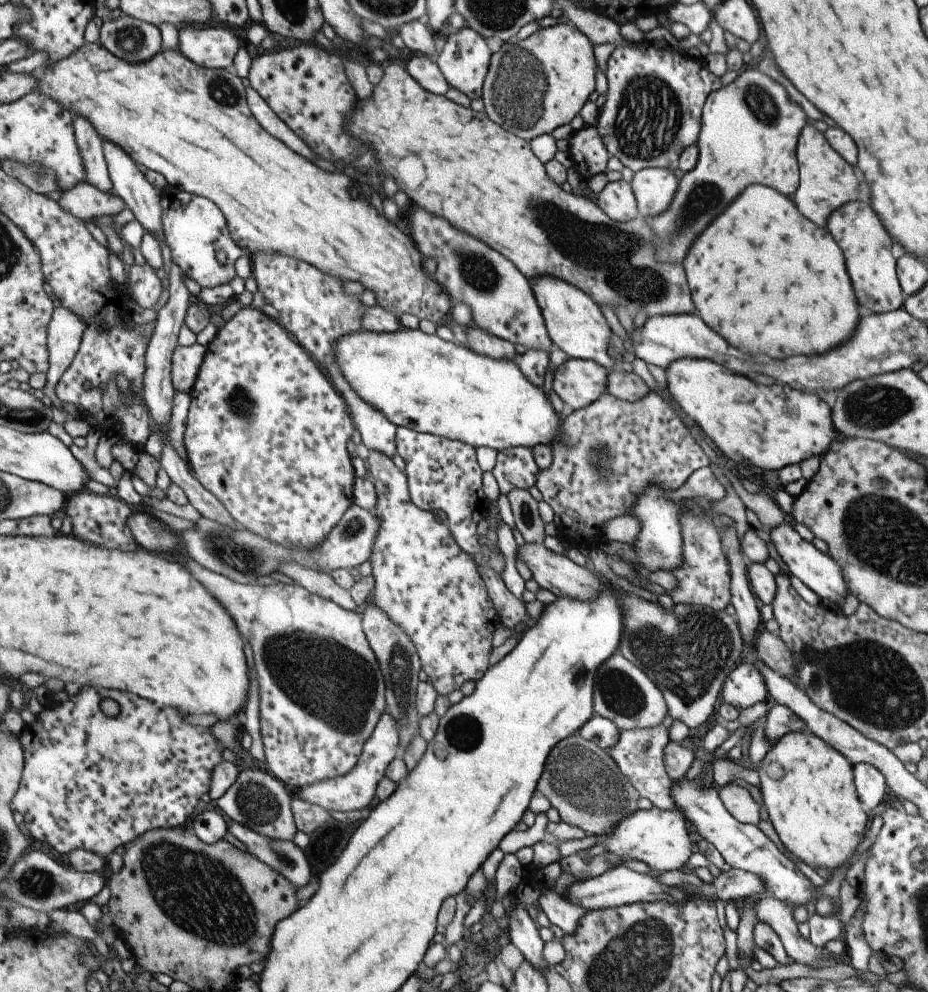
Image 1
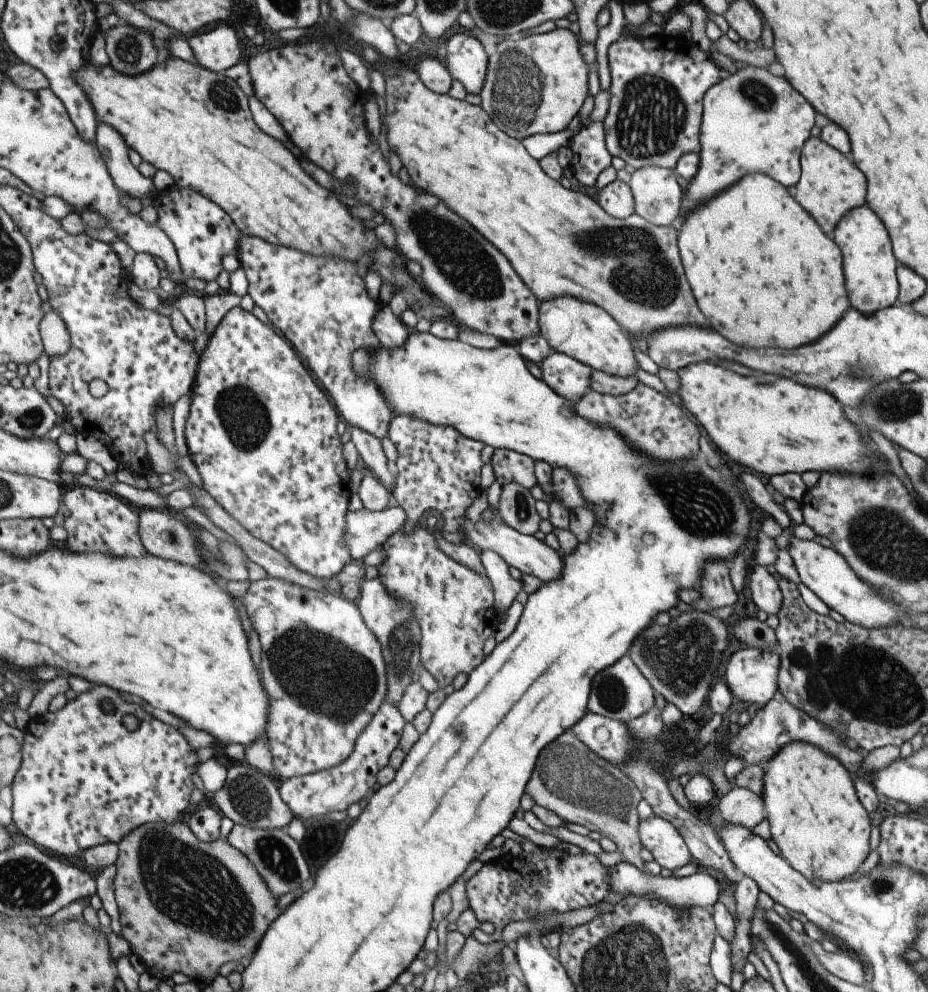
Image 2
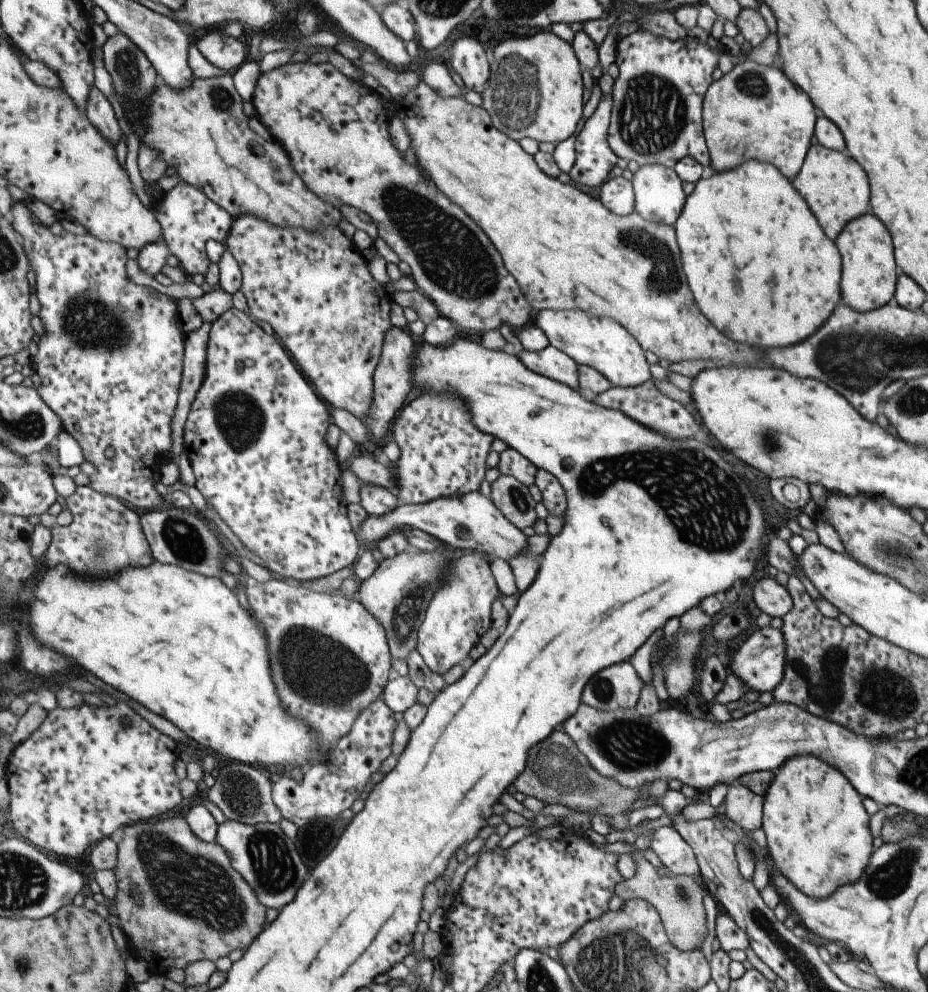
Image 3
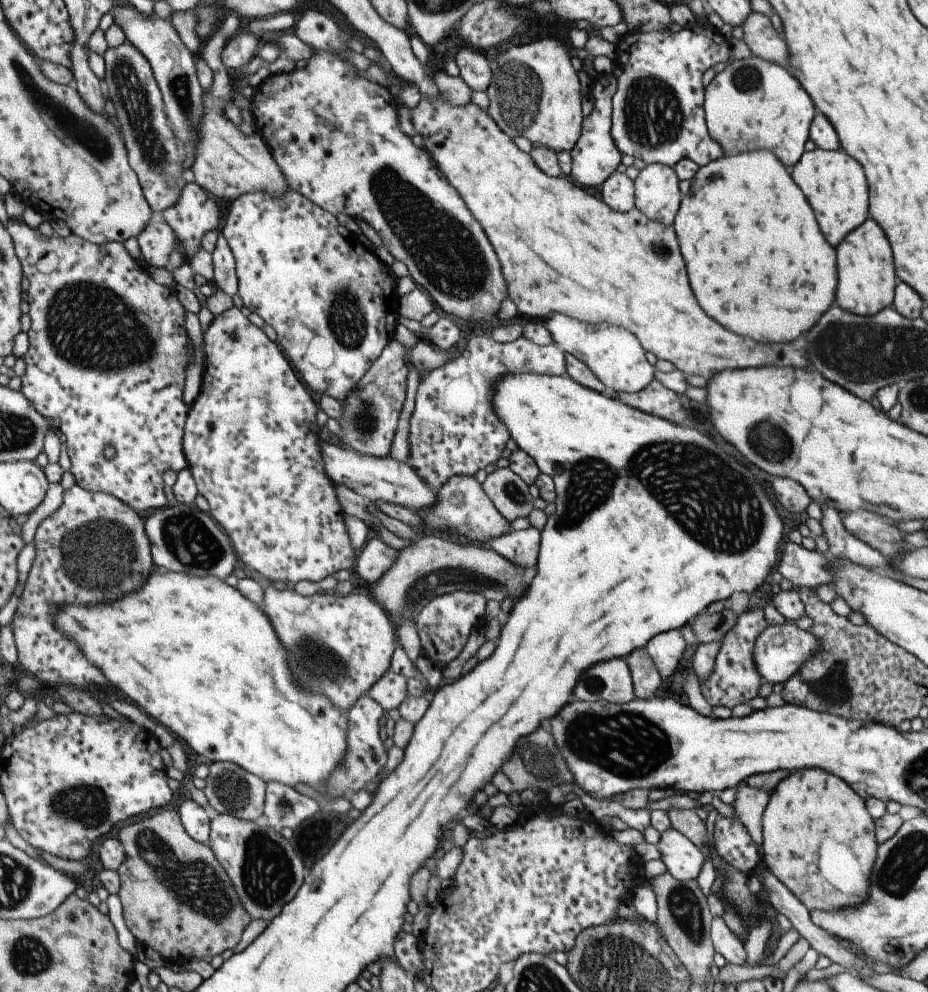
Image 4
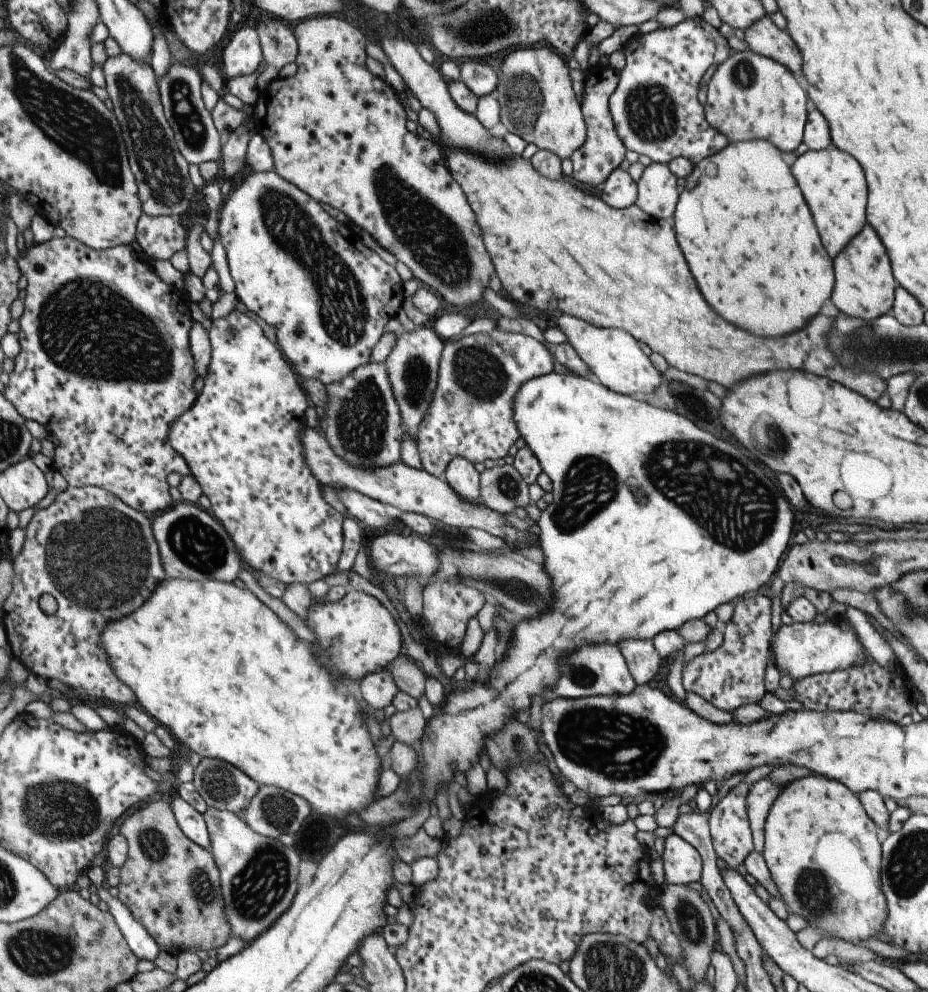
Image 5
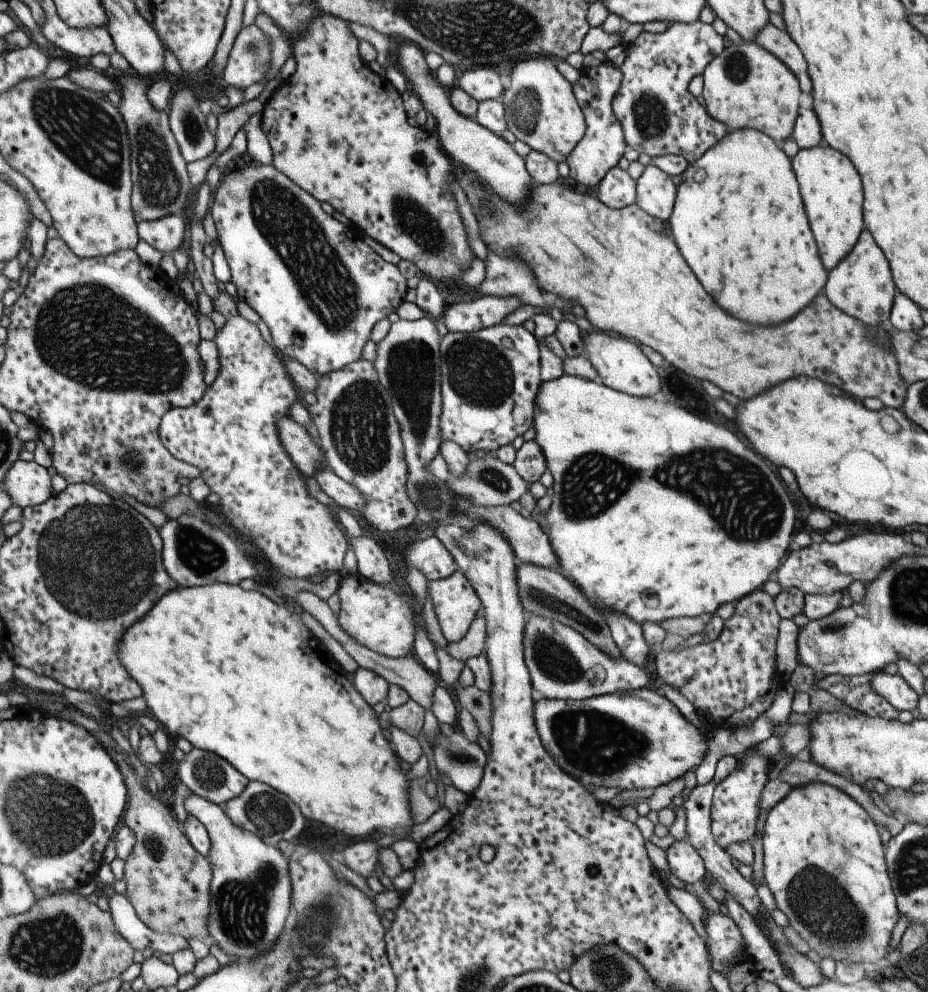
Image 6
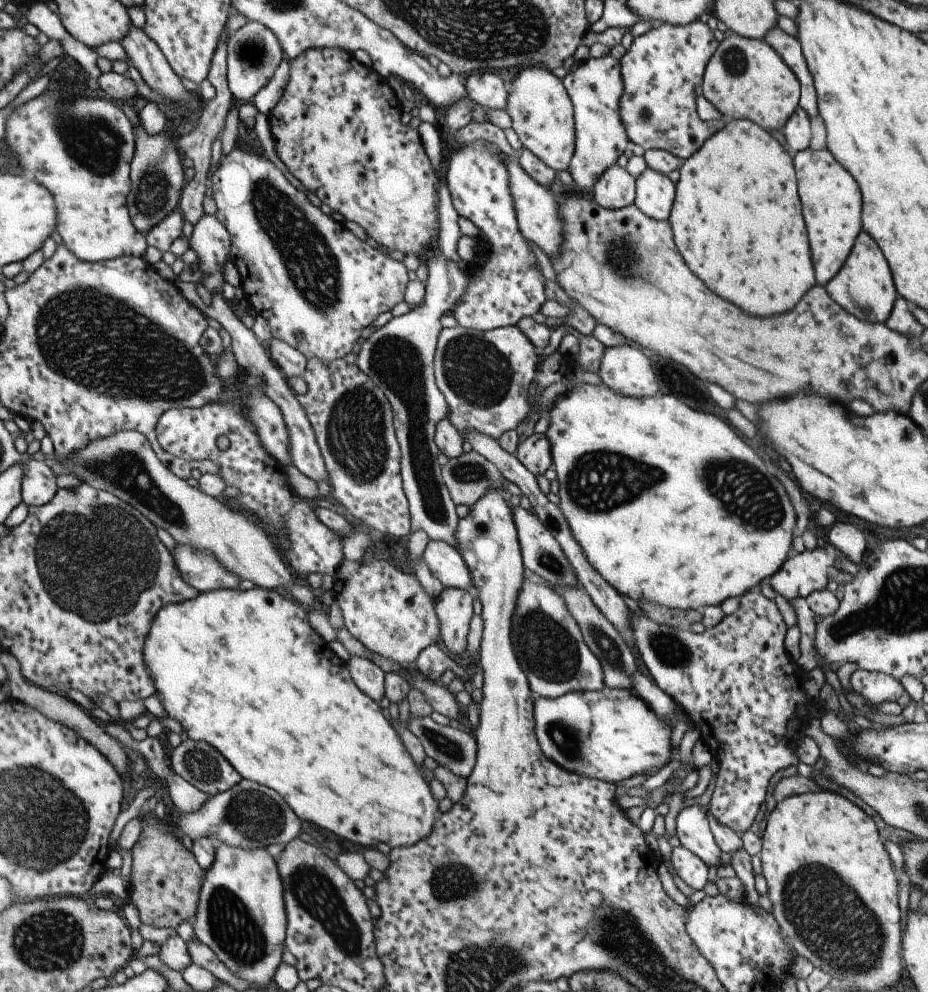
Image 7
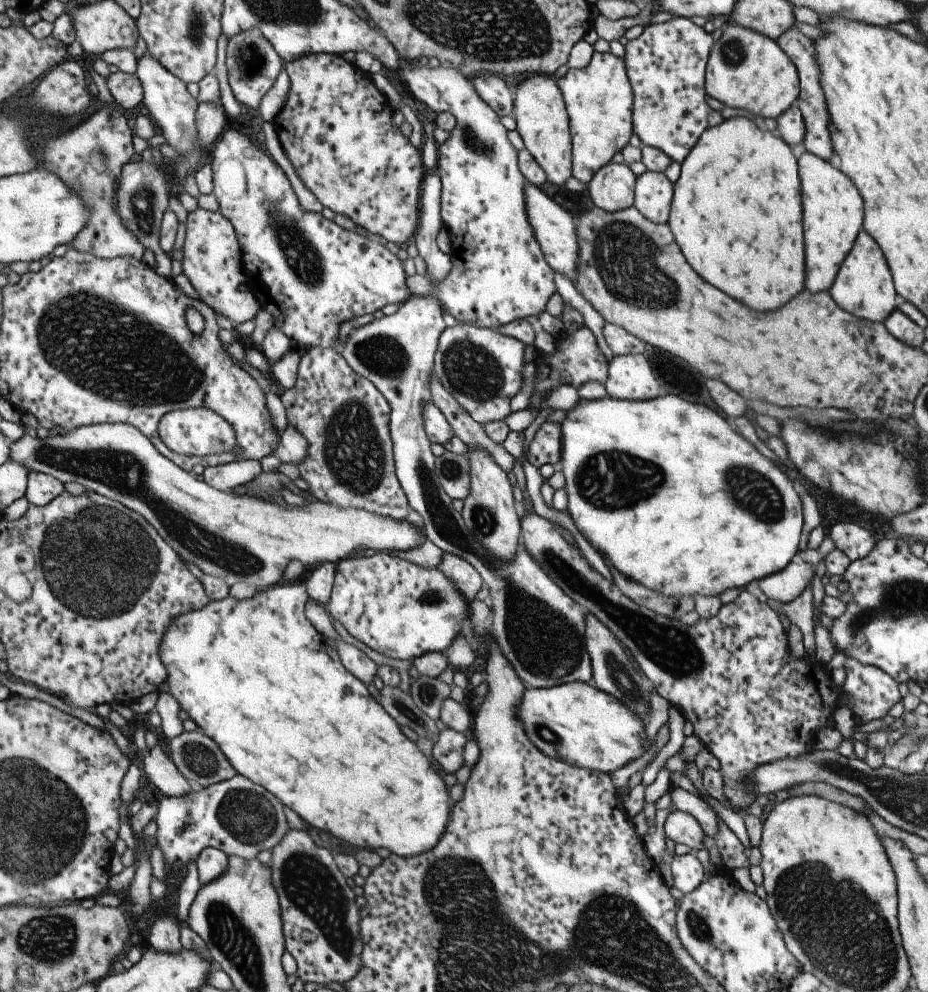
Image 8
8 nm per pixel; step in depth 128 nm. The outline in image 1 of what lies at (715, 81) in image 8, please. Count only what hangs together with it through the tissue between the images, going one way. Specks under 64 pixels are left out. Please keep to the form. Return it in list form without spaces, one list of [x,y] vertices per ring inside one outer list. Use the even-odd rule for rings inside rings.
[[[742,68],[733,82],[727,84],[727,86],[720,86],[718,90],[712,91],[707,98],[705,98],[700,115],[699,135],[695,145],[698,149],[698,158],[695,168],[689,173],[685,173],[681,180],[678,181],[677,191],[671,200],[670,206],[662,214],[646,220],[657,238],[657,242],[655,242],[654,238],[653,243],[655,244],[655,255],[658,261],[661,263],[675,263],[681,265],[683,254],[685,254],[685,250],[688,250],[688,247],[693,243],[695,234],[699,234],[699,230],[703,230],[703,228],[709,224],[709,220],[715,218],[715,216],[717,216],[725,206],[728,206],[729,202],[731,202],[733,198],[736,198],[737,194],[740,194],[748,185],[758,183],[759,185],[764,185],[777,190],[777,192],[783,194],[785,197],[791,197],[798,186],[798,165],[795,155],[796,145],[799,134],[809,120],[807,119],[804,110],[801,110],[796,104],[796,100],[790,100],[789,90],[790,87],[784,81],[771,80],[762,68],[757,70],[745,70]]]

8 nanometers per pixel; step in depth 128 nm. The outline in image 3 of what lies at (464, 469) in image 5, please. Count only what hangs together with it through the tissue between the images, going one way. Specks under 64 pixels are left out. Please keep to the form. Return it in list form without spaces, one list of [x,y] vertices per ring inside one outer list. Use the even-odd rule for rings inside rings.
[[[478,491],[463,496],[449,496],[437,498],[427,504],[398,504],[389,514],[383,516],[365,516],[360,527],[354,532],[361,548],[372,548],[377,541],[387,537],[392,530],[411,527],[422,530],[424,533],[461,550],[473,550],[475,553],[483,552],[486,556],[499,558],[509,562],[515,558],[523,548],[527,548],[527,536],[517,530],[493,506],[489,498]]]

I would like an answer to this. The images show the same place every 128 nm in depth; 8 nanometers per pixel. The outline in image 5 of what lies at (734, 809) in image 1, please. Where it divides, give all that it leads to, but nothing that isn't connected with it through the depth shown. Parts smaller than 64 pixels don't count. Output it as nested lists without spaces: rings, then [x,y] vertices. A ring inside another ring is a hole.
[[[761,779],[750,786],[746,797],[746,812],[752,835],[752,850],[760,853],[763,849],[763,826],[771,804],[781,789],[768,779]]]

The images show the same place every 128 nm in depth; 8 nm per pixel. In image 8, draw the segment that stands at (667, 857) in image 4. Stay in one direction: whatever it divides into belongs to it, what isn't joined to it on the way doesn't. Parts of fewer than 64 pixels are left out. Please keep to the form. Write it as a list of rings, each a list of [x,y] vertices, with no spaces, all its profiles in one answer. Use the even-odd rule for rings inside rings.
[[[694,853],[669,858],[673,887],[685,895],[703,881],[703,868]]]

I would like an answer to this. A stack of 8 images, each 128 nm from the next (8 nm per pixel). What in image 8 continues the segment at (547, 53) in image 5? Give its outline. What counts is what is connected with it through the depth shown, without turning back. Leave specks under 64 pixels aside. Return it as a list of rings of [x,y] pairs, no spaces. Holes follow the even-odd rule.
[[[544,75],[527,78],[515,90],[512,116],[524,149],[543,170],[546,180],[563,187],[571,175],[571,144],[564,103],[555,80]]]

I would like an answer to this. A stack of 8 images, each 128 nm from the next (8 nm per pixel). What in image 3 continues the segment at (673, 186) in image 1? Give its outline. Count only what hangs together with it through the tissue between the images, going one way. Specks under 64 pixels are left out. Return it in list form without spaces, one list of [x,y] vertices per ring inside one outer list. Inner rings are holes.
[[[658,164],[640,165],[631,184],[634,211],[647,222],[672,226],[686,197],[675,171]]]

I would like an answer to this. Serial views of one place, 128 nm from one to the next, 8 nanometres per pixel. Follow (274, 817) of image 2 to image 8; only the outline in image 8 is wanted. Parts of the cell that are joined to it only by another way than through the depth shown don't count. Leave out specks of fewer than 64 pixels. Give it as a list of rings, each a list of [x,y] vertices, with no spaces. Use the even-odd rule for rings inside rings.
[[[199,731],[179,734],[169,740],[167,748],[175,769],[197,788],[236,776],[215,742]]]

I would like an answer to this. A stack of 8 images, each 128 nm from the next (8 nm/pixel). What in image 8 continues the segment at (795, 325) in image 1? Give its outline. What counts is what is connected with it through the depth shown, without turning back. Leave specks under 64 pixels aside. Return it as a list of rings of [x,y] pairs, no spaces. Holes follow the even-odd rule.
[[[735,117],[722,120],[719,125],[708,127],[699,136],[698,142],[689,150],[687,157],[680,163],[681,173],[672,184],[672,202],[668,213],[666,226],[672,233],[681,255],[693,272],[709,282],[711,286],[719,288],[727,296],[743,302],[745,306],[765,312],[783,306],[791,300],[803,286],[803,238],[801,238],[801,192],[799,192],[799,176],[797,176],[797,162],[795,162],[789,146],[779,136],[773,136],[769,130],[763,128],[759,122],[752,122],[747,118]]]

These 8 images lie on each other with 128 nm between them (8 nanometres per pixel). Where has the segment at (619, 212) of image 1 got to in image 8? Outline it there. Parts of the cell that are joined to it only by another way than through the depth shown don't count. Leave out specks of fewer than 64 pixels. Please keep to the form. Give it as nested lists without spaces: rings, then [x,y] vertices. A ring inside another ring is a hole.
[[[610,161],[587,182],[587,194],[596,208],[613,213],[632,206],[635,182],[629,167]]]

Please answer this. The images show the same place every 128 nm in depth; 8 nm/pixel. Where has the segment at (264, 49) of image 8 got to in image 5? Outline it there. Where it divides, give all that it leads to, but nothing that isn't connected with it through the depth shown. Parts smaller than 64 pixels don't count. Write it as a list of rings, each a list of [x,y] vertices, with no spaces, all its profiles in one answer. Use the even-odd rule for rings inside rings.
[[[241,26],[221,52],[221,74],[225,78],[251,75],[261,64],[260,43],[253,28]]]

